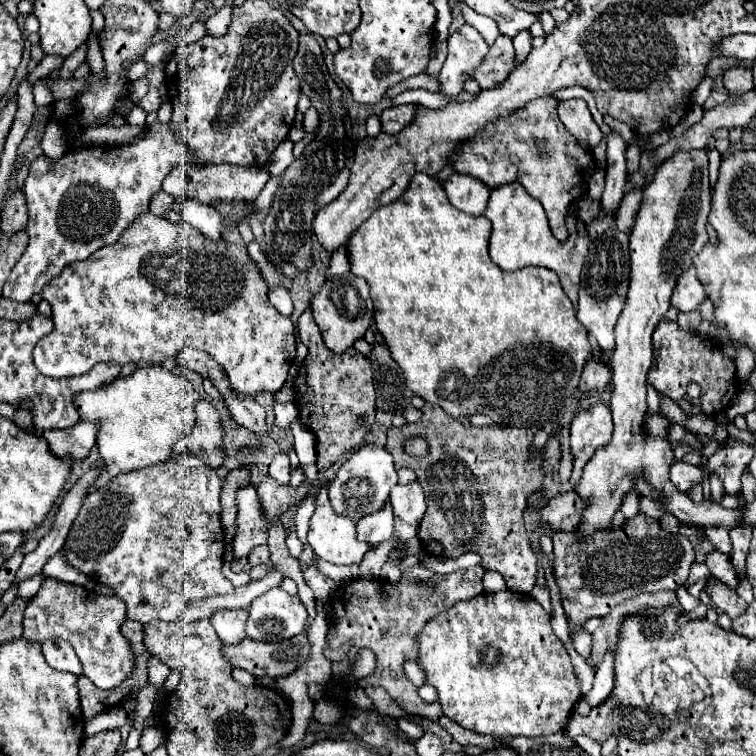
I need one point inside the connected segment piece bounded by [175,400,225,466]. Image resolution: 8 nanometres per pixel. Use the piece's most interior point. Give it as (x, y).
(204, 440)

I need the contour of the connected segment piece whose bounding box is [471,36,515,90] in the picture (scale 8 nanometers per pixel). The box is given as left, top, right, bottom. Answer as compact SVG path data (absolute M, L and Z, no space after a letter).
M499 36L495 40L495 44L489 48L487 56L483 58L483 64L479 64L479 68L475 70L475 76L471 76L473 80L477 80L477 84L487 90L493 88L495 84L501 84L509 72L513 70L513 42L509 36Z

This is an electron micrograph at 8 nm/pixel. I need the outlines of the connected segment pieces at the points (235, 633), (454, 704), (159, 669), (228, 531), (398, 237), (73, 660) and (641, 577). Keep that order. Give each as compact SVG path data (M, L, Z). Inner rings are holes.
M219 610L209 620L219 640L223 640L223 644L239 644L239 640L245 638L245 632L243 632L243 626L247 620L245 610Z
M483 592L471 600L455 602L425 624L417 642L419 664L427 672L427 684L435 686L439 692L443 714L477 734L493 738L533 738L563 732L581 698L581 688L569 654L551 630L551 616L541 608L541 604L521 592Z
M153 656L153 658L151 658L151 662L149 662L149 682L151 682L151 684L155 684L157 688L161 688L169 674L171 674L171 668L169 668L169 666L165 666L159 658L155 658L155 656Z
M245 468L233 470L227 474L225 486L221 493L221 522L224 529L225 542L232 542L235 536L235 496L239 488L245 488L251 482L251 472Z
M415 174L407 186L407 190L391 204L377 208L363 224L361 228L349 238L347 244L347 254L351 258L351 274L363 278L369 284L369 292L373 298L373 306L375 306L375 326L377 332L383 336L385 344L391 350L391 358L399 364L399 368L403 370L405 376L405 384L413 394L419 394L423 400L431 402L431 404L439 404L449 416L459 418L459 416L467 416L467 414L485 414L489 416L495 424L509 424L513 422L513 426L523 426L523 428L539 428L545 422L555 422L557 414L561 412L565 400L577 390L579 386L579 378L583 372L583 364L587 360L587 356L591 354L591 346L587 340L587 330L583 328L583 324L579 324L579 318L575 316L575 306L571 304L571 300L565 296L559 278L553 270L541 268L541 266L525 266L521 270L515 272L505 272L499 266L495 266L489 260L489 252L487 252L487 242L489 242L489 230L491 230L491 222L485 216L467 216L463 212L459 212L457 208L451 206L451 202L445 196L443 184L427 174ZM451 376L451 388L441 388L443 380Z
M45 640L41 644L41 648L43 648L43 656L51 668L81 676L81 662L79 662L75 650L65 640Z
M645 514L625 520L615 532L595 532L595 536L587 536L583 544L575 544L575 532L555 532L551 538L555 552L553 576L561 590L569 636L583 658L591 654L591 634L583 630L583 624L589 618L607 616L617 604L641 592L677 590L685 584L685 564L681 564L681 554L685 554L685 542L689 540L679 532L665 532L657 520Z

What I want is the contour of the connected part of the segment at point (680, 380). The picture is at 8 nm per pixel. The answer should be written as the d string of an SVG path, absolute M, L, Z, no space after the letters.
M663 320L659 328L655 328L653 338L653 352L655 360L651 364L651 372L647 374L649 384L655 386L655 390L663 396L669 396L673 400L681 400L685 396L687 384L697 382L701 386L701 410L707 416L715 416L719 412L725 412L737 394L739 386L735 380L735 362L727 358L711 340L701 338L695 332L683 332L677 322Z

